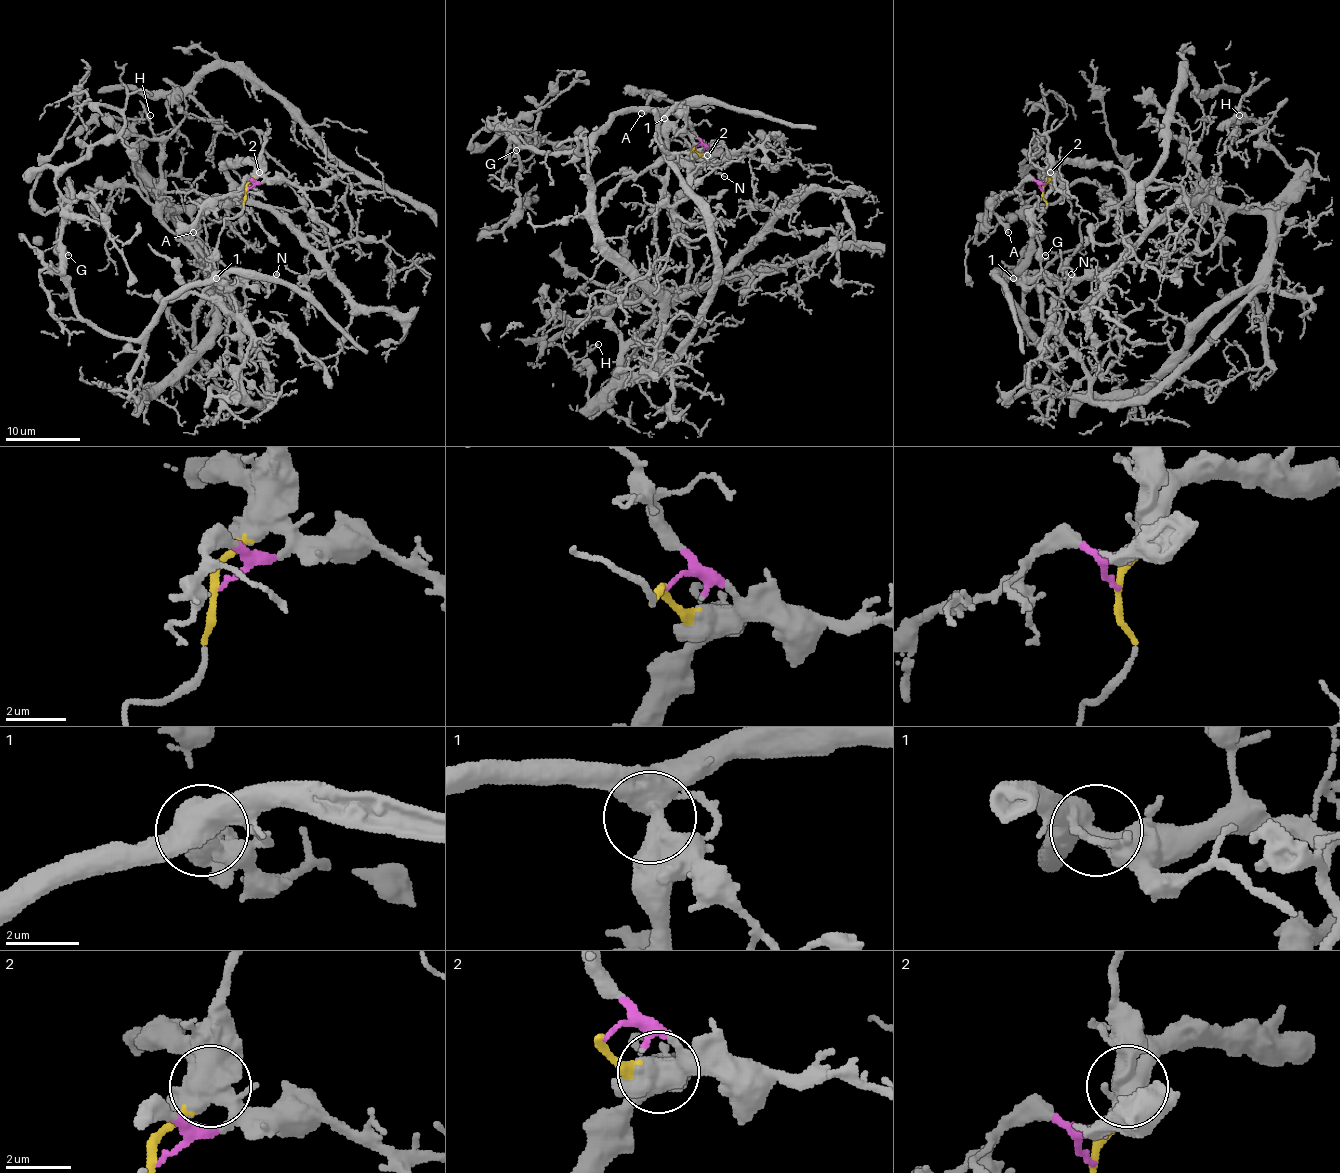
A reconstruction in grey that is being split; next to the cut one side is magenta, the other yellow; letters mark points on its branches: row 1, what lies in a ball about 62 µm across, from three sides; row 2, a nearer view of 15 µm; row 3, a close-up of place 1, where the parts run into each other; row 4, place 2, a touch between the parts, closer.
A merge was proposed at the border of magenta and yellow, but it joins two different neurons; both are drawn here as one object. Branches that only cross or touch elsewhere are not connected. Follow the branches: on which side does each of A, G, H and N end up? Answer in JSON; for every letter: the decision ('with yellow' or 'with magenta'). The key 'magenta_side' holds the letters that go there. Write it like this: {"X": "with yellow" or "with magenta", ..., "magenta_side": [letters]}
{"A": "with magenta", "G": "with yellow", "H": "with magenta", "N": "with yellow", "magenta_side": ["A", "H"]}

